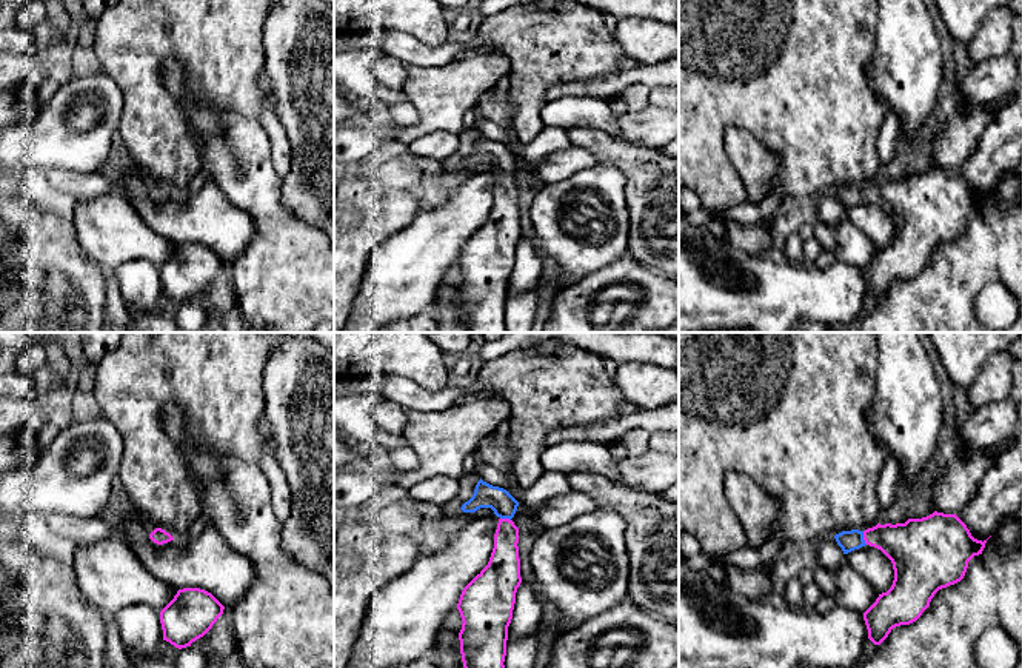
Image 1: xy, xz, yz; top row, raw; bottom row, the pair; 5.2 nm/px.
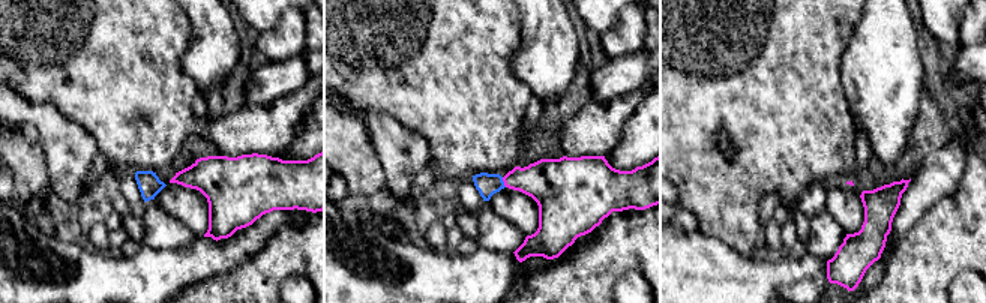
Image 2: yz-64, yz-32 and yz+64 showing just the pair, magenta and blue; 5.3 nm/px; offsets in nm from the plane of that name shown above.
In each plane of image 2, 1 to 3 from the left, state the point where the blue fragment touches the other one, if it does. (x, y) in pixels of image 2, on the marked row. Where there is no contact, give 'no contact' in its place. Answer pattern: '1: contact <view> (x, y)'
1: no contact
2: contact yz-32 (503, 180)
3: no contact

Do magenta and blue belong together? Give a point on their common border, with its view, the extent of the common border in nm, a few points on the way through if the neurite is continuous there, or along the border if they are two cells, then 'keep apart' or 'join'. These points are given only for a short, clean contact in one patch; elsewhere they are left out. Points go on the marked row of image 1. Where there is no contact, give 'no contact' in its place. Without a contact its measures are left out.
contact yz (864, 537); length 80 nm; way yz (910, 547), (887, 537), (864, 537), (848, 541); join

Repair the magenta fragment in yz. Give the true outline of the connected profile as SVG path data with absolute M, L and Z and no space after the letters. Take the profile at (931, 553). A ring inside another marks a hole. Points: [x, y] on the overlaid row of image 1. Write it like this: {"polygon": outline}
{"polygon": "M937 511L905 523L842 531L834 539L843 554L870 545L893 563L891 588L863 613L874 645L880 645L893 628L916 622L939 590L960 582L968 562L982 554L987 543L974 539L956 514Z"}

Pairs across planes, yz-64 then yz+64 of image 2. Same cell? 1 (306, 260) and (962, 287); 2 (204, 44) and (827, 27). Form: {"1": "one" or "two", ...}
{"1": "two", "2": "two"}

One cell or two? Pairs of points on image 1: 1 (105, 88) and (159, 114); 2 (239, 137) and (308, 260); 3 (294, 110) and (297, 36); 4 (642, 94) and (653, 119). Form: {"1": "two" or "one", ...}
{"1": "two", "2": "one", "3": "one", "4": "two"}

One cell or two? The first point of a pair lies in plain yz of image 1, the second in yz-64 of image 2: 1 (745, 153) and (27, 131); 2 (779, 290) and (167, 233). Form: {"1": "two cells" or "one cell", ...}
{"1": "two cells", "2": "two cells"}

